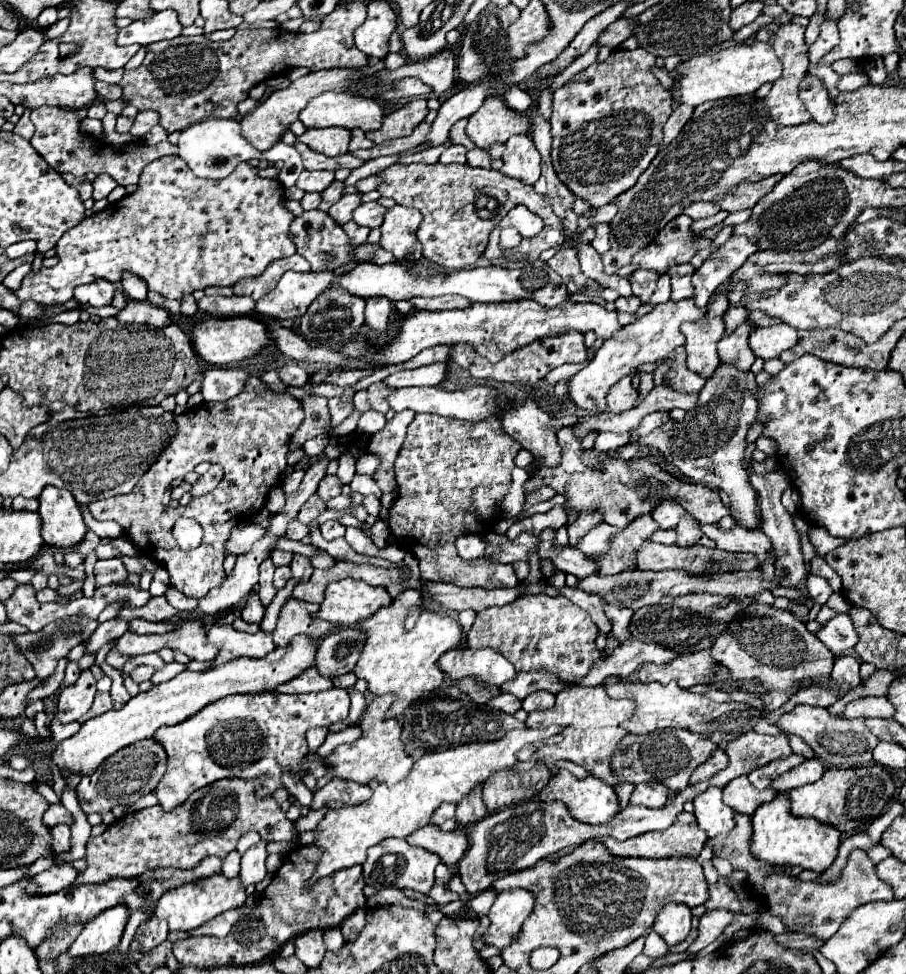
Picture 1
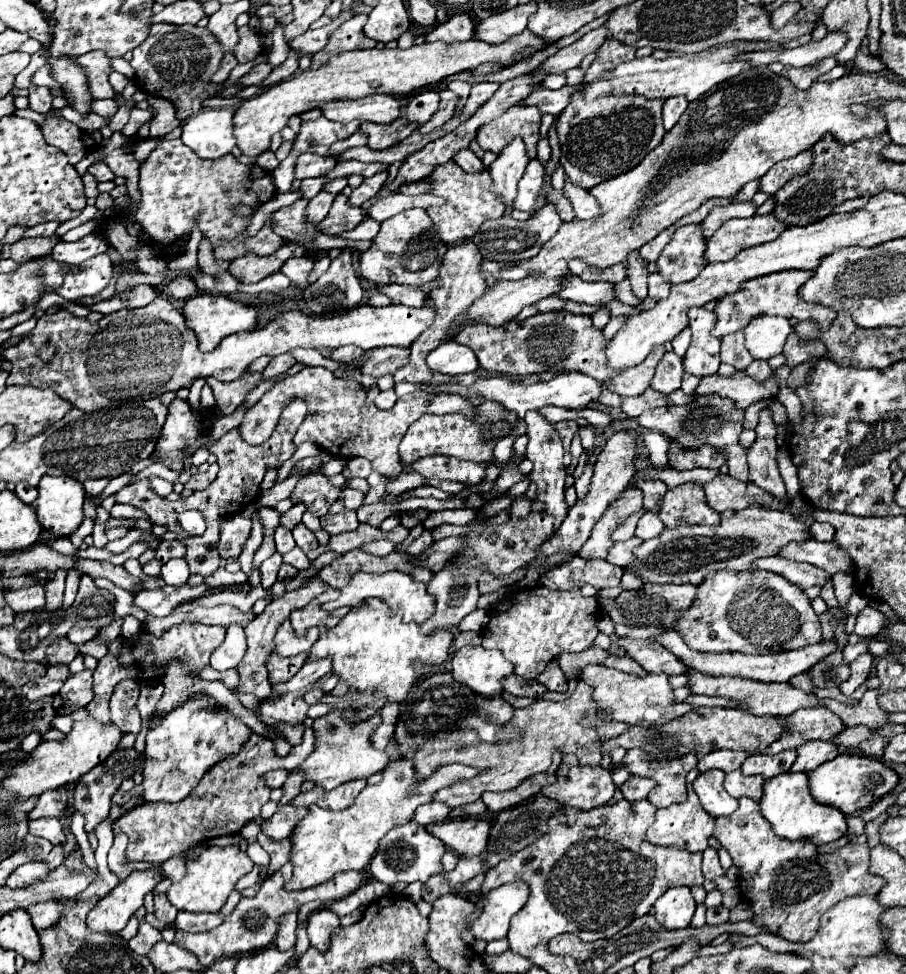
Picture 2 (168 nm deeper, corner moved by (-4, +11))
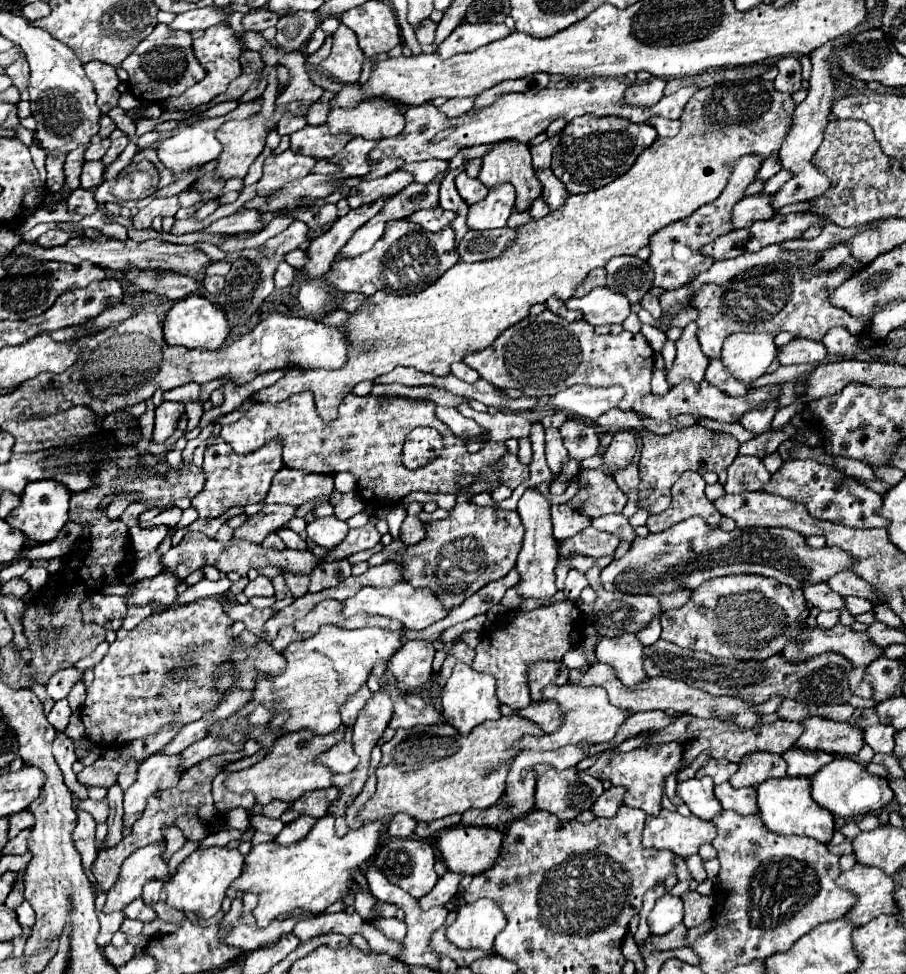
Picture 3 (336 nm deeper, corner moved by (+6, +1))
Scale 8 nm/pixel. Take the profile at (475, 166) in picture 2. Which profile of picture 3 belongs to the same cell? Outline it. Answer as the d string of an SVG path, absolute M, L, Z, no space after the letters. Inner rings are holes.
M460 172L456 176L456 188L458 188L458 194L462 196L462 200L466 204L474 204L488 194L488 188L480 180L470 178L466 172Z

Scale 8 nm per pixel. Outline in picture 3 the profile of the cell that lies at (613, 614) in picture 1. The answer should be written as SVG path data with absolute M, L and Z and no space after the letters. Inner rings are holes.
M570 570L568 572L568 576L566 576L566 586L564 586L564 596L568 598L568 600L572 600L572 602L576 602L578 600L578 596L580 596L580 592L584 590L588 586L588 578L586 578L586 574L584 572L580 572L580 570Z

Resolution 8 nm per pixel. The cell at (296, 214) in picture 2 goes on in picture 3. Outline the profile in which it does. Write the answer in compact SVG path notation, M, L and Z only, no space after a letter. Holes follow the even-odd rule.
M244 210L226 218L220 218L218 222L210 224L204 232L220 232L220 234L242 234L242 232L258 232L264 230L266 224L262 220L262 214L256 210Z

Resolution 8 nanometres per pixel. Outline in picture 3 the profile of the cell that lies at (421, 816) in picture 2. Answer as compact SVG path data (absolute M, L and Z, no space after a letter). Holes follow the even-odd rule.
M396 814L388 822L388 832L396 838L410 838L410 836L414 836L416 826L418 826L418 822L410 814Z

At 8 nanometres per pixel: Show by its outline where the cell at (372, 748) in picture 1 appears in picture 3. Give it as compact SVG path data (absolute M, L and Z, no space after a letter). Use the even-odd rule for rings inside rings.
M341 726L340 734L328 734L328 736L318 736L312 730L296 730L290 734L284 734L272 748L272 752L258 762L252 768L246 768L242 772L234 772L224 784L228 790L242 794L242 792L254 792L258 804L268 804L272 800L282 800L282 802L296 802L302 798L306 792L314 792L320 788L330 788L332 786L332 776L334 772L328 770L318 762L318 756L322 750L328 750L342 740L345 726Z

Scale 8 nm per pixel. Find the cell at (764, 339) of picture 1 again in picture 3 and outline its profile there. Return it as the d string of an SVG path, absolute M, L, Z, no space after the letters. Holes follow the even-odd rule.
M738 332L722 348L722 362L748 386L768 370L774 358L776 344L772 332Z

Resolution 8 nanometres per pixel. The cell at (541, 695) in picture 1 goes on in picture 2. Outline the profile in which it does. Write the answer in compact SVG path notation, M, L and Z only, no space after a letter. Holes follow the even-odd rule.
M554 660L538 676L538 682L544 684L548 690L554 690L554 692L566 692L568 690L566 676L562 676L562 668L558 668L558 664L554 664Z

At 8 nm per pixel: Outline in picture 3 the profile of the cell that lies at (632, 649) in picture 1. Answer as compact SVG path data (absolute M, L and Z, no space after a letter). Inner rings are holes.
M836 624L828 630L804 628L800 640L800 644L792 642L792 646L784 650L782 658L786 662L798 664L826 652L836 652L850 660L852 666L868 666L872 660L876 660L876 656L882 654L882 648L872 646L864 632L852 632L848 626L842 624Z

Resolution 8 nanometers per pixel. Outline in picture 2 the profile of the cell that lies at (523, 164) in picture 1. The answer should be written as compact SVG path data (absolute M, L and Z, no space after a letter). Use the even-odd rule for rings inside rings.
M516 138L504 152L502 156L496 158L496 162L492 162L488 166L490 176L494 180L494 192L498 192L498 196L502 196L506 200L506 212L504 216L508 216L514 208L514 198L516 198L516 184L522 178L526 166L528 166L530 158L526 156L522 138Z

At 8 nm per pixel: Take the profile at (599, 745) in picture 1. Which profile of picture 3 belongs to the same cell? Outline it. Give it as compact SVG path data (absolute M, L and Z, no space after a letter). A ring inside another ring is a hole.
M502 716L498 720L488 720L476 726L468 736L462 736L448 724L396 730L394 738L382 744L382 762L376 770L378 786L376 786L376 792L370 796L370 800L360 808L358 818L366 822L366 820L380 820L380 818L406 812L406 814L412 814L412 818L416 820L432 822L456 812L462 814L468 808L488 808L496 804L506 790L506 776L510 772L514 756L518 754L518 750L514 750L512 744L526 734L542 736L544 732L536 722L520 716Z

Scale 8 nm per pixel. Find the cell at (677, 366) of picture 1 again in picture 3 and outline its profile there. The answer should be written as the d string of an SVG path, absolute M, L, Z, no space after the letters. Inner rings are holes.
M656 368L652 372L652 394L654 396L666 396L670 390L670 384L666 382L666 372L662 368Z

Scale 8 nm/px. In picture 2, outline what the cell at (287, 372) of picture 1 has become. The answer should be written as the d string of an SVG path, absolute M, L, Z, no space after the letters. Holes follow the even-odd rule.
M292 354L276 356L276 358L274 358L274 360L270 360L270 364L264 368L264 372L262 372L262 380L270 380L270 378L278 376L278 374L282 374L282 372L290 370L294 364L296 364L296 360L294 360L294 356L292 356Z

